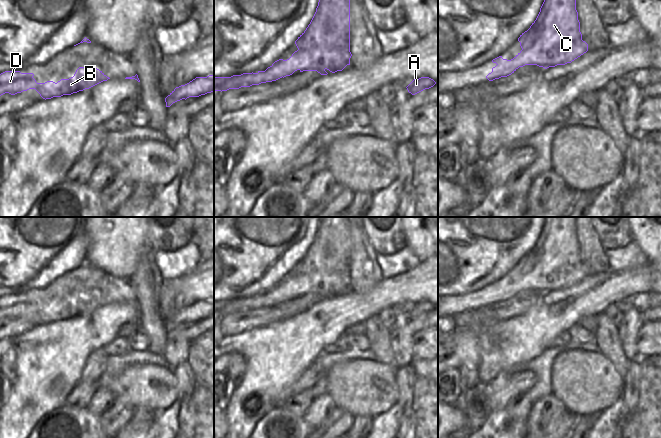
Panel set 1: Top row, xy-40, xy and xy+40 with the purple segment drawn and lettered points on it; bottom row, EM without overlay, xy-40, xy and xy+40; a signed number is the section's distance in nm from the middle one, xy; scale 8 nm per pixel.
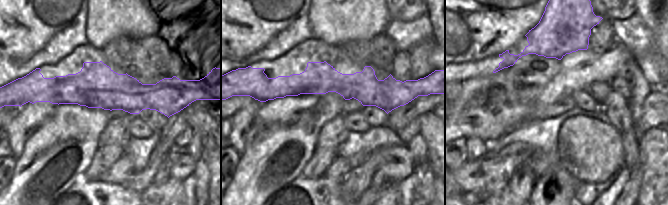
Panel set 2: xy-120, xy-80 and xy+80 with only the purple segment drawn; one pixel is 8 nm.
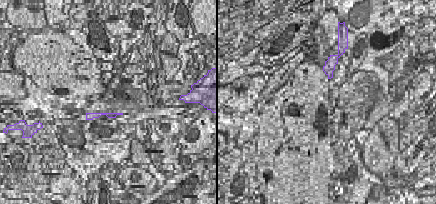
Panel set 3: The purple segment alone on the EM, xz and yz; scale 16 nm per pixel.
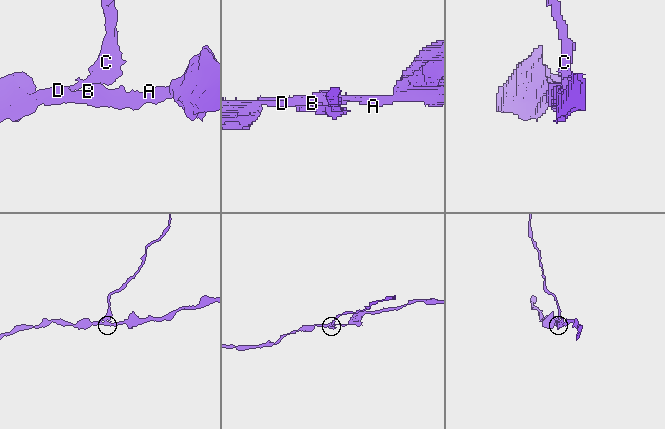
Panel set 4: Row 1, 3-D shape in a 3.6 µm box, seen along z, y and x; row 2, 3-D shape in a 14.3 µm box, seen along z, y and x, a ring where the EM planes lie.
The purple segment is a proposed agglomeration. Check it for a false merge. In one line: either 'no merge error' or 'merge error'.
merge error

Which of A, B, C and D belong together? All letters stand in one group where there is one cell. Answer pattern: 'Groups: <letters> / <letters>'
Groups: A B D / C

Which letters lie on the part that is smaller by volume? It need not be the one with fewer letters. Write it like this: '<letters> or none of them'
C

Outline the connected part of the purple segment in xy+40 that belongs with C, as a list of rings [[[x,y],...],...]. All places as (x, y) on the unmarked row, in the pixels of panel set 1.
[[[544,217],[544,226],[536,244],[518,262],[522,274],[511,284],[499,280],[492,284],[497,289],[486,302],[489,305],[507,301],[519,291],[537,289],[545,293],[571,287],[588,275],[588,268],[582,264],[580,246],[576,234],[576,217]]]

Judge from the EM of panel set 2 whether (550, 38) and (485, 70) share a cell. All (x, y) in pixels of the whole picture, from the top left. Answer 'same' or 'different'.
same

